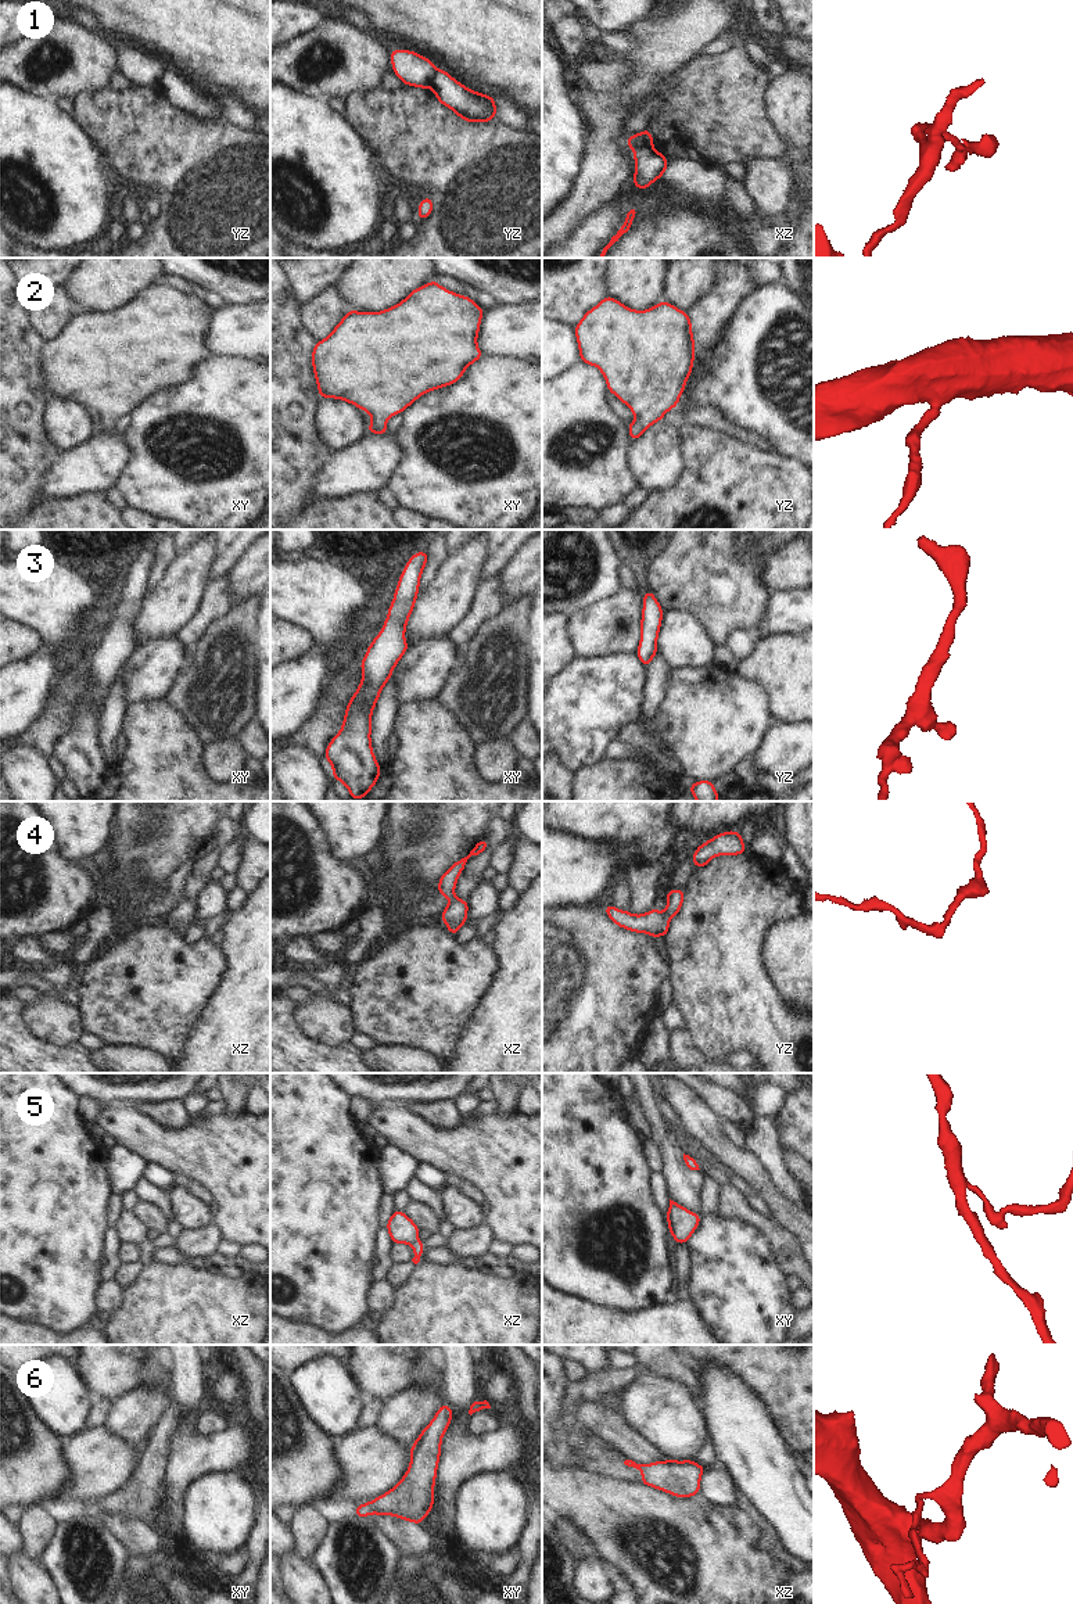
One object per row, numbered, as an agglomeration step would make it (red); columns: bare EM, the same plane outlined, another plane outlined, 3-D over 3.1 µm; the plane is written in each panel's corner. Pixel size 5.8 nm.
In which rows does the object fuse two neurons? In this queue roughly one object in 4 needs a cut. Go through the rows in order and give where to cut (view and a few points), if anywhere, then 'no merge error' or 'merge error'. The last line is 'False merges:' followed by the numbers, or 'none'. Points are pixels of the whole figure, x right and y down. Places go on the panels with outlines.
1: cut in yz along (437, 70), (430, 86); merge error
2: no cut; no merge error
3: no cut; no merge error
4: no cut; no merge error
5: no cut; no merge error
6: no cut; no merge error
False merges: 1

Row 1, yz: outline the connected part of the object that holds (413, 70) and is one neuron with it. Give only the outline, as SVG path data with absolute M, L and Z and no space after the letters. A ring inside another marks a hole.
M390 50L394 73L406 85L428 89L435 79L435 67L426 58L410 50Z

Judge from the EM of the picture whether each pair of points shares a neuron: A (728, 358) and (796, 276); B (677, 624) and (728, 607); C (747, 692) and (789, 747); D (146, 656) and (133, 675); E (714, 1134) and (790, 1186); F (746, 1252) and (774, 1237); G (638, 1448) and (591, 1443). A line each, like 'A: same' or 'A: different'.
A: different
B: different
C: different
D: same
E: different
F: different
G: different

